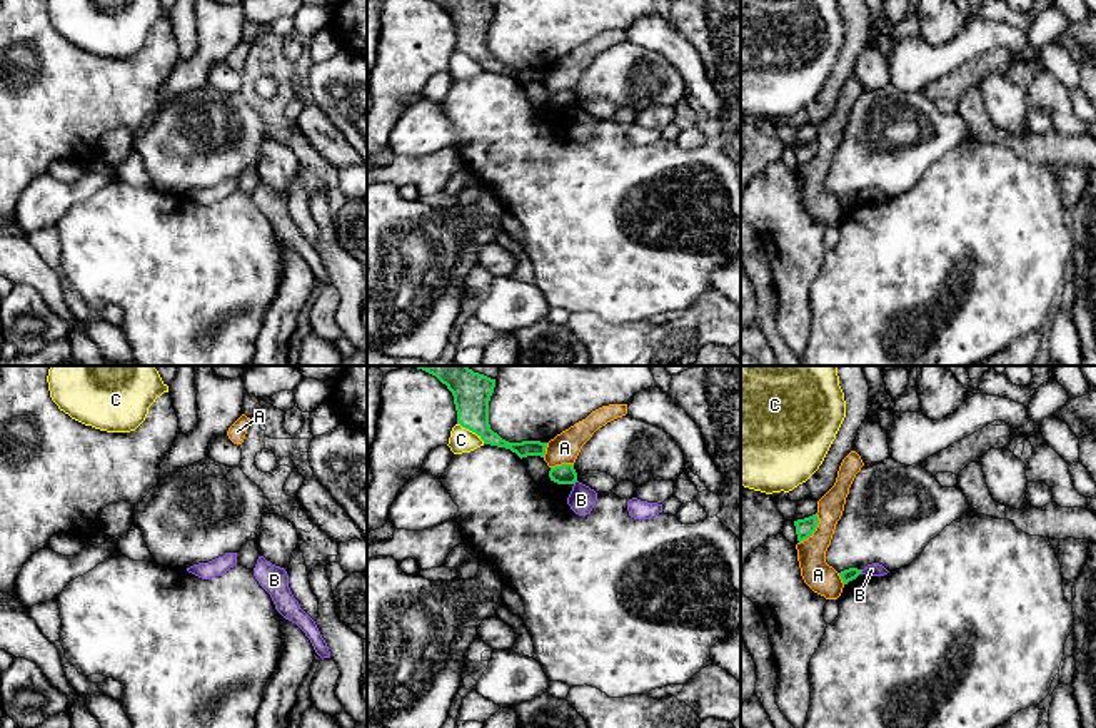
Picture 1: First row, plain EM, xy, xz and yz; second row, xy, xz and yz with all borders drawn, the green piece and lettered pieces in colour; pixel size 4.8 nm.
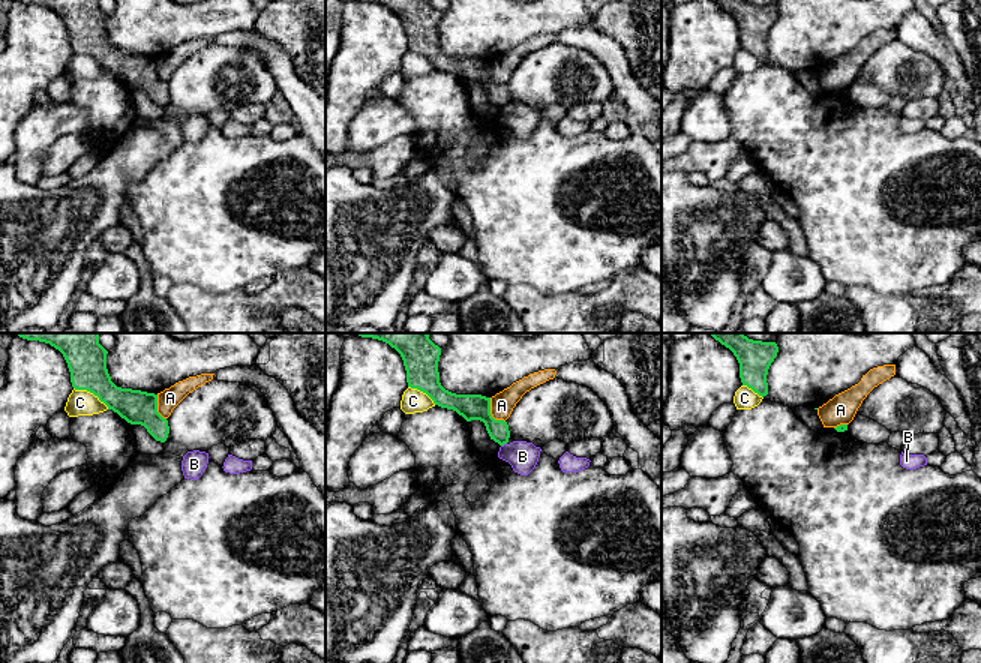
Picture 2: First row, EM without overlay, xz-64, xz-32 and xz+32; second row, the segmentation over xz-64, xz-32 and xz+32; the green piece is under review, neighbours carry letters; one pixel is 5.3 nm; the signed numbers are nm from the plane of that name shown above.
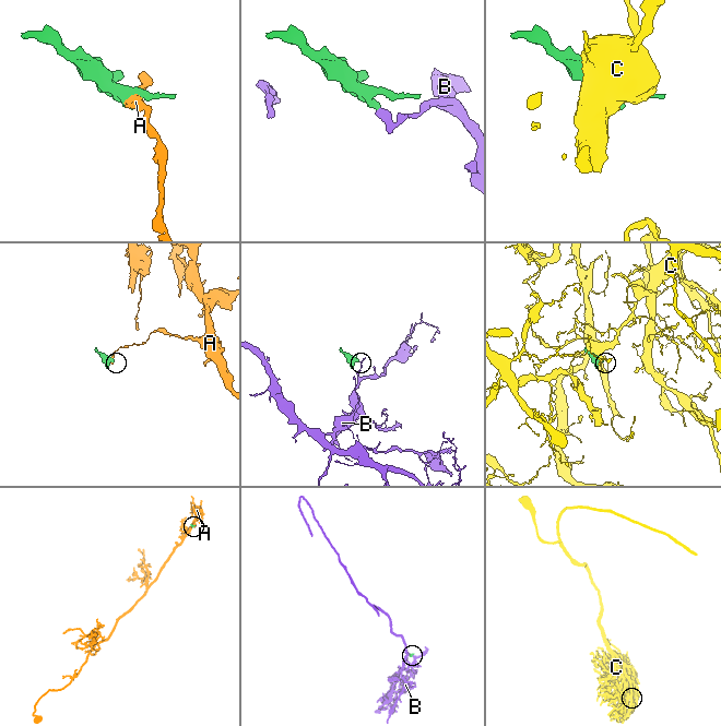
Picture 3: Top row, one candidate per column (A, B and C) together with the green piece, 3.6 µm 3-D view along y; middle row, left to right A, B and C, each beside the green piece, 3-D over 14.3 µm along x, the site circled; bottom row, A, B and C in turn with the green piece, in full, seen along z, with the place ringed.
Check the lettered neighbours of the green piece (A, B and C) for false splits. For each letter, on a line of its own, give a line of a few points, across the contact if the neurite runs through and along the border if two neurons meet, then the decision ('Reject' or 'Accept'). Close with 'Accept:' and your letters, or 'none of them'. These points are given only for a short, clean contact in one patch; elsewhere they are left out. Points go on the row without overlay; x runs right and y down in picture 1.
A: Reject
B: Line: yz (863, 196), (859, 199). Reject
C: Reject
Accept: none of them

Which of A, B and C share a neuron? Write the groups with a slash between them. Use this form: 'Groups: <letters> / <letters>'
Groups: A / B / C

